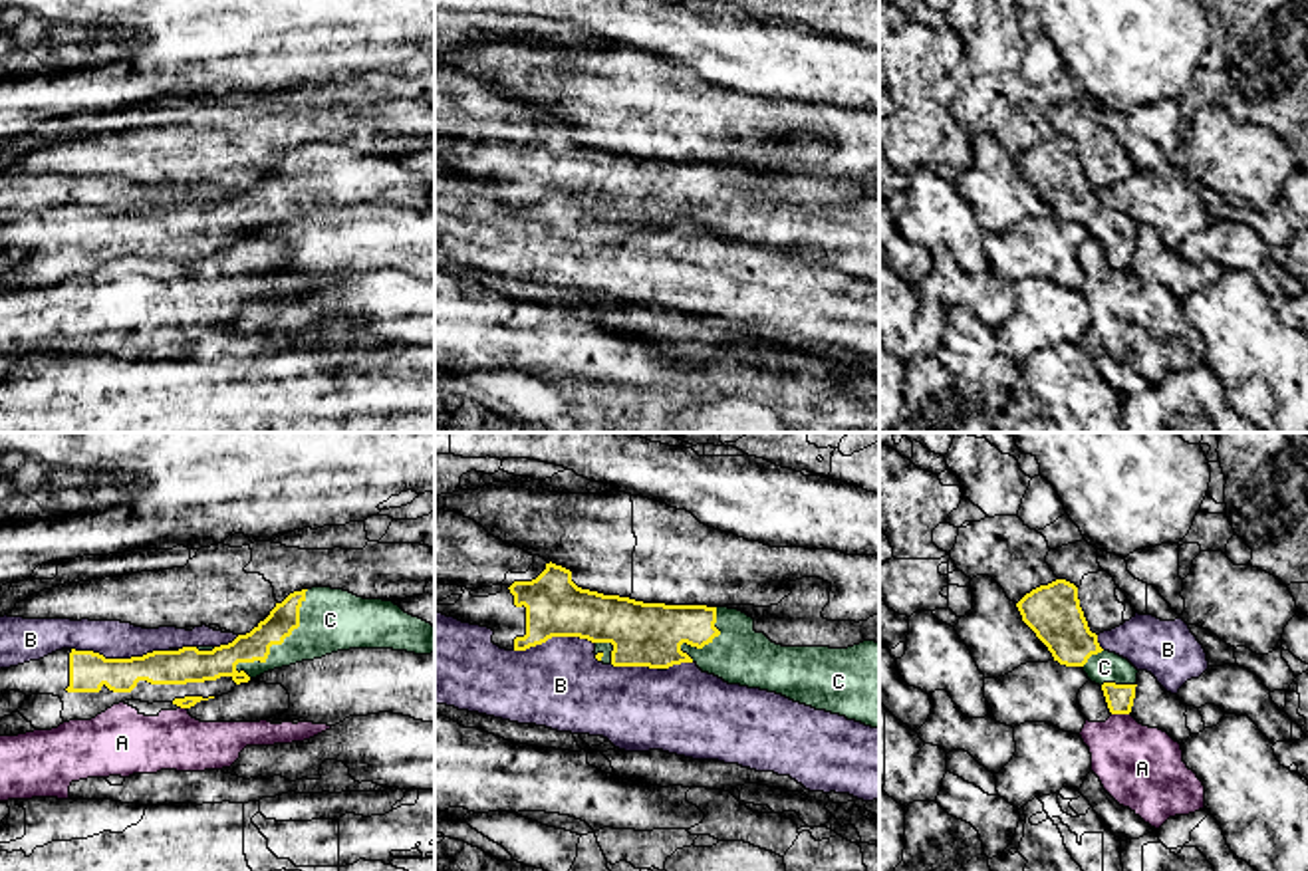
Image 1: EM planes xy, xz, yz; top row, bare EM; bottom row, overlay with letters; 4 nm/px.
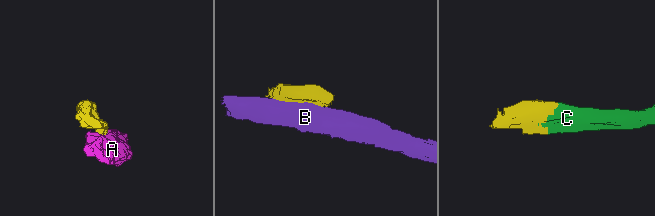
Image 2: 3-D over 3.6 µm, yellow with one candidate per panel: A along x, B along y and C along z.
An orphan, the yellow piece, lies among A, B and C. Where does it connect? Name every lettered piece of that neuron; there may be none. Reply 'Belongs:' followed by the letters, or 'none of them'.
Belongs: C

